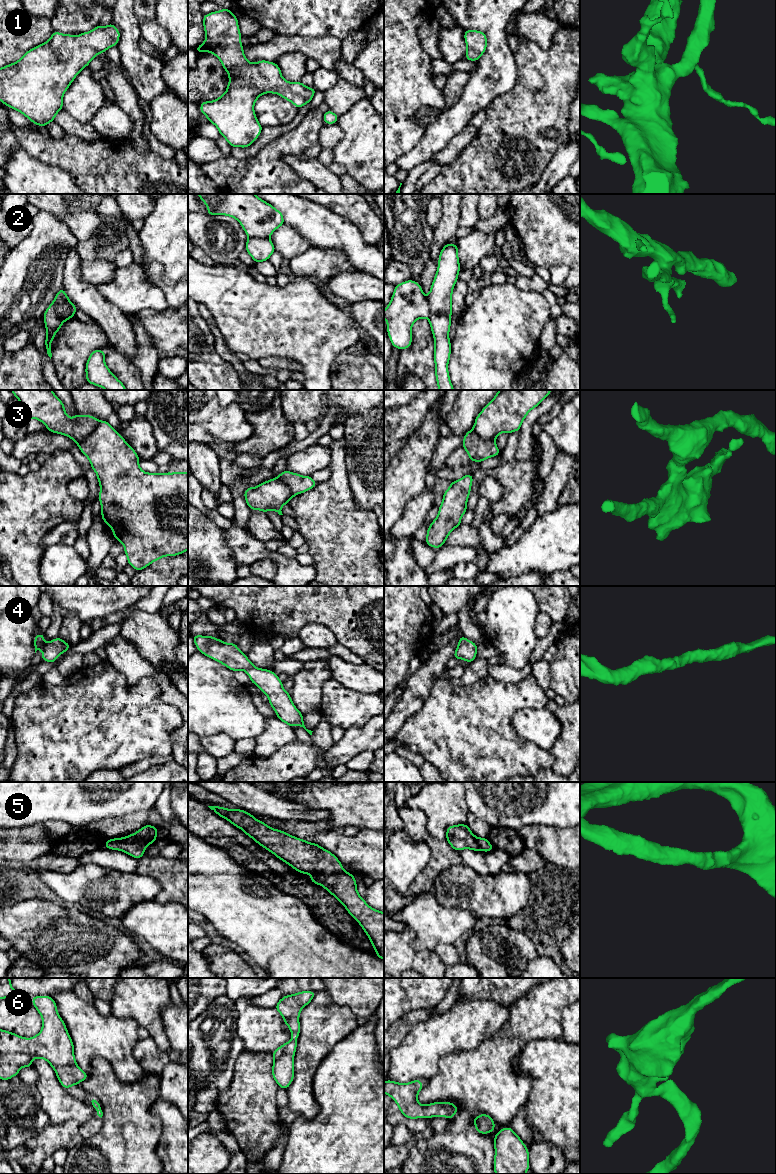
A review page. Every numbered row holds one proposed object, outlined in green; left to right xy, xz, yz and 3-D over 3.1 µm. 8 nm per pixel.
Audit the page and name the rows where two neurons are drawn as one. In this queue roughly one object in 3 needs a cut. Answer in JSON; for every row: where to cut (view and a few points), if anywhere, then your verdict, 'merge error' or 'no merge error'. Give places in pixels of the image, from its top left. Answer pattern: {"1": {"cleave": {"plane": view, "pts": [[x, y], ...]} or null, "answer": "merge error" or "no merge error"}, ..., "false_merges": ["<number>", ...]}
{"1": {"cleave": null, "answer": "no merge error"}, "2": {"cleave": {"plane": "xy", "pts": [[58, 304], [57, 308], [69, 318]]}, "answer": "merge error"}, "3": {"cleave": {"plane": "xy", "pts": [[101, 421], [77, 444]]}, "answer": "merge error"}, "4": {"cleave": null, "answer": "no merge error"}, "5": {"cleave": null, "answer": "no merge error"}, "6": {"cleave": null, "answer": "no merge error"}, "false_merges": ["2", "3"]}

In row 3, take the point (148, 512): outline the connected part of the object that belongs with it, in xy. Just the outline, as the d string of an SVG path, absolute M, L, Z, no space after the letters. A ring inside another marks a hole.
M101 421L100 424L81 442L77 444L80 451L88 458L91 468L95 471L98 483L101 488L98 500L101 504L102 520L112 529L115 540L121 542L124 546L124 553L127 556L128 565L132 566L136 571L140 571L154 561L157 561L165 556L176 556L183 554L188 550L188 472L166 472L166 473L148 473L144 472L140 466L140 458L135 450L127 444L125 439L106 421Z

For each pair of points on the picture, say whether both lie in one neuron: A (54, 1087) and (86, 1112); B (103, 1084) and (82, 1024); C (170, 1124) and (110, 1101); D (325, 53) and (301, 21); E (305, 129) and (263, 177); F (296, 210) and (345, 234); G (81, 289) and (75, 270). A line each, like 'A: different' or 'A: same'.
A: same
B: different
C: different
D: different
E: same
F: same
G: same

